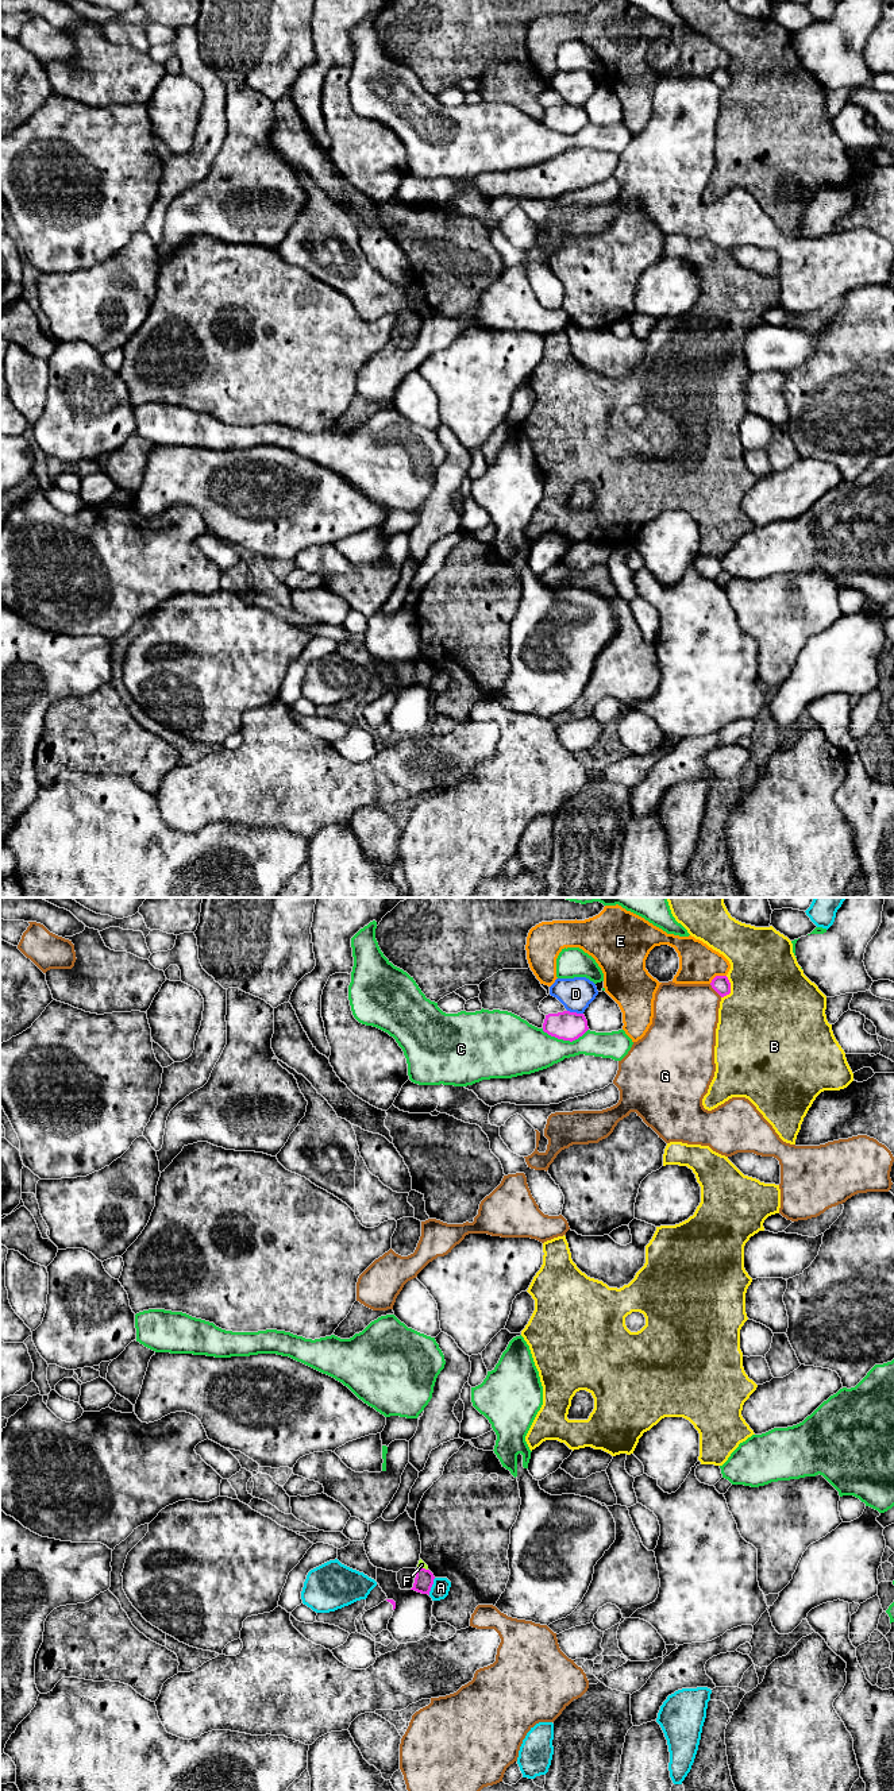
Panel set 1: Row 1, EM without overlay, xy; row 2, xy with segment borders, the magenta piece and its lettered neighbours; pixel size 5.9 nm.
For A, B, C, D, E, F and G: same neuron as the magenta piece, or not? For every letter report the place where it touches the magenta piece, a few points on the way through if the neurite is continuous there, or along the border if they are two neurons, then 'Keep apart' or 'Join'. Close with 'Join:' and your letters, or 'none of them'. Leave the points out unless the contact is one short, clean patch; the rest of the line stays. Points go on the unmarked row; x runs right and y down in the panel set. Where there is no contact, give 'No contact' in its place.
A: Touches magenta at xy (431, 679). Keep apart
B: Touches magenta at xy (729, 81). Keep apart
C: Touches magenta at xy (565, 132). Keep apart
D: Touches magenta at xy (575, 105). Keep apart
E: Touches magenta at xy (717, 69). Keep apart
F: Touches magenta at xy (423, 662). Boundary: xy (417, 660), (427, 663). Keep apart
G: Touches magenta at xy (716, 84). Keep apart
Join: none of them

